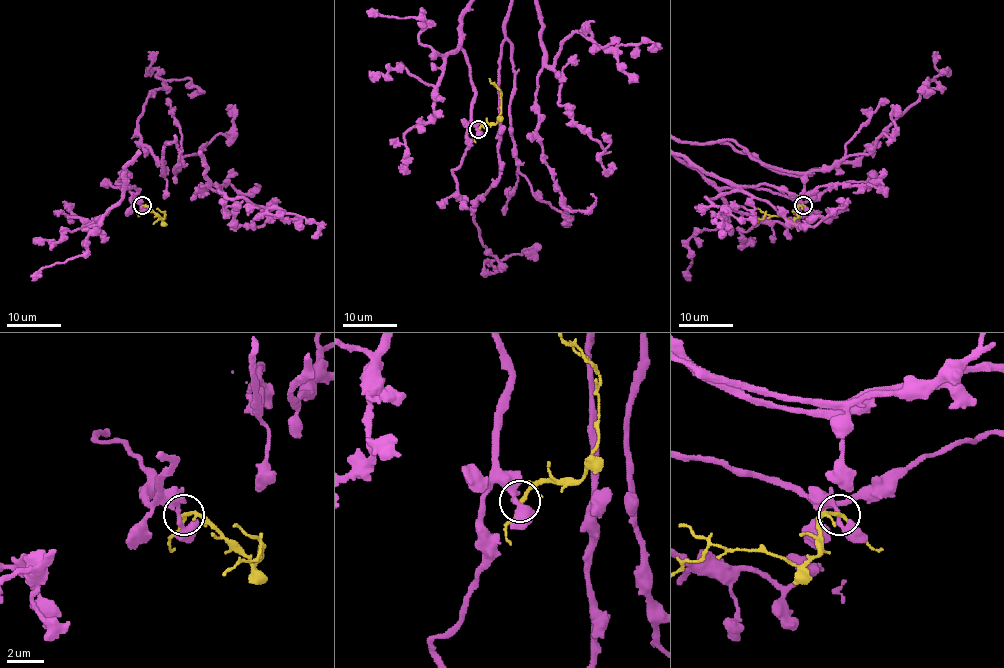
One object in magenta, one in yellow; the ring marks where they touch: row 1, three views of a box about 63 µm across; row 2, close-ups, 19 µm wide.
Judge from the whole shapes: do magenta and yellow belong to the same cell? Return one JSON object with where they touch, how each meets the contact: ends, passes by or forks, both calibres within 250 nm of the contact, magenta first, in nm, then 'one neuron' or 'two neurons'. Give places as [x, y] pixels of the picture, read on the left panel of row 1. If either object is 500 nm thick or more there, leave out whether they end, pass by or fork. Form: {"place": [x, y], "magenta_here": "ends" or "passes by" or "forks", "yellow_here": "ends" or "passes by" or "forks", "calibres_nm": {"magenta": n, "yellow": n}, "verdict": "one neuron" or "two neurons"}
{"place": [142, 205], "magenta_here": "passes by", "yellow_here": "passes by", "calibres_nm": {"magenta": 240, "yellow": 170}, "verdict": "two neurons"}

